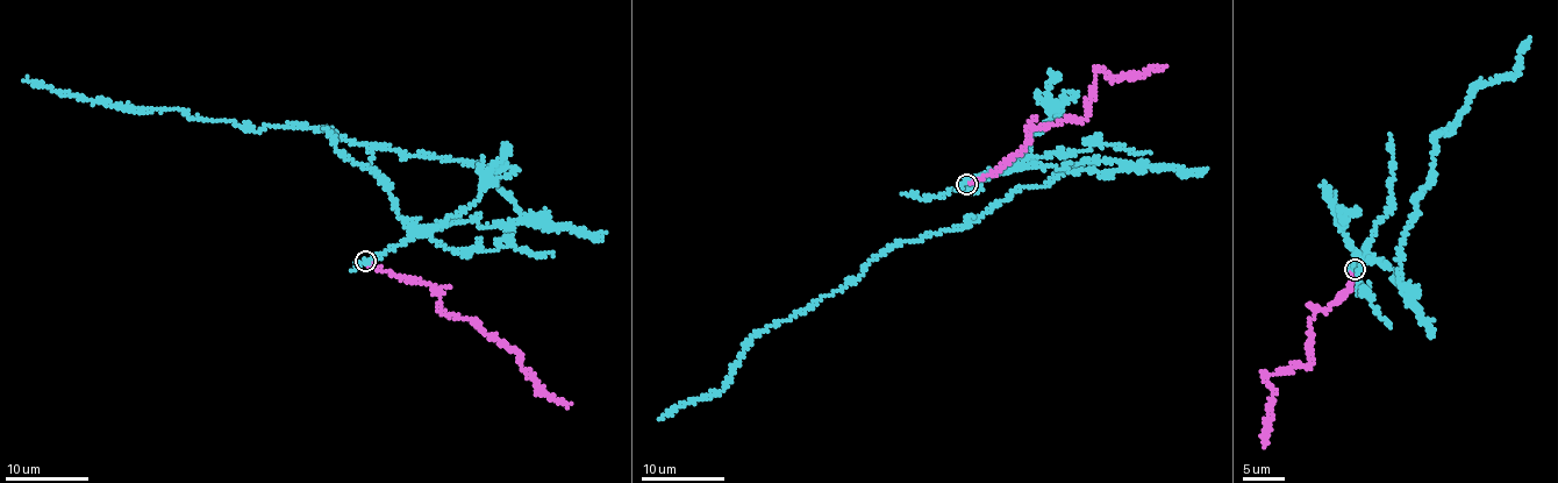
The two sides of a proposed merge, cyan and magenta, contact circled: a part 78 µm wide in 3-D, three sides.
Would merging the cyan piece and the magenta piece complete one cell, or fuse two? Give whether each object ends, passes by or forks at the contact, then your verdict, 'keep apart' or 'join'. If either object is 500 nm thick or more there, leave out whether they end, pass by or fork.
cyan passes by | magenta ends | keep apart

